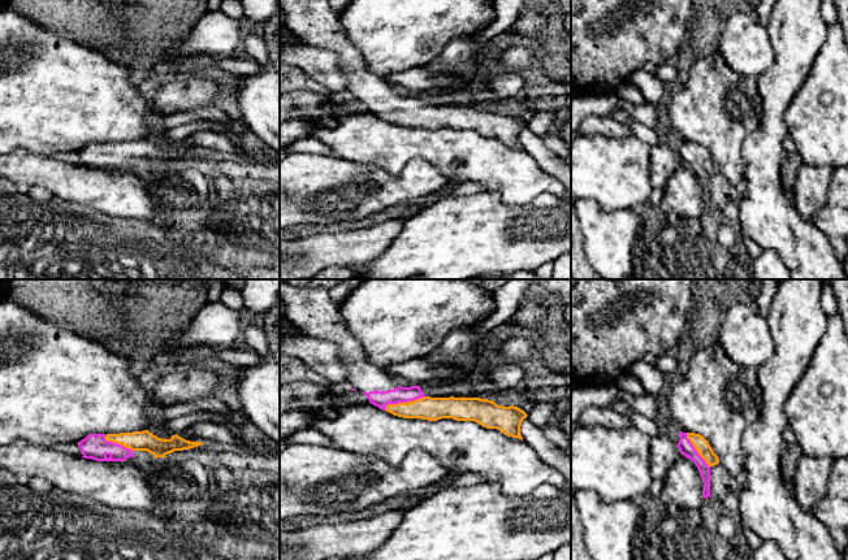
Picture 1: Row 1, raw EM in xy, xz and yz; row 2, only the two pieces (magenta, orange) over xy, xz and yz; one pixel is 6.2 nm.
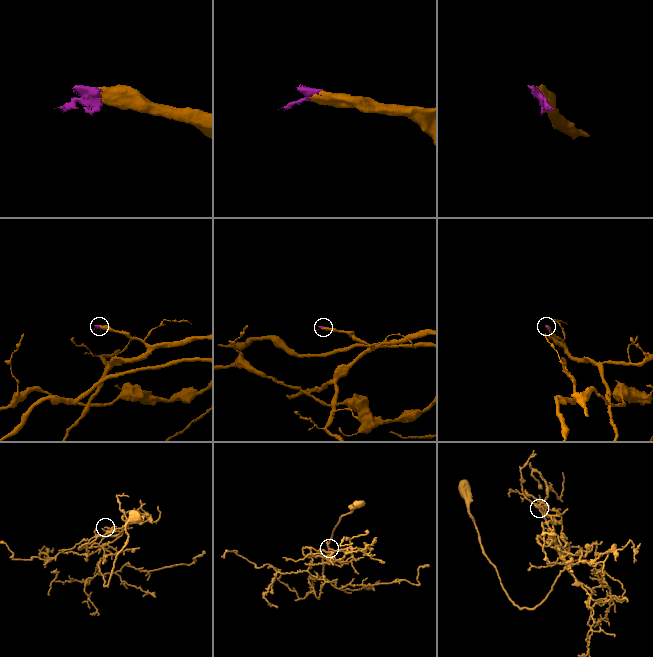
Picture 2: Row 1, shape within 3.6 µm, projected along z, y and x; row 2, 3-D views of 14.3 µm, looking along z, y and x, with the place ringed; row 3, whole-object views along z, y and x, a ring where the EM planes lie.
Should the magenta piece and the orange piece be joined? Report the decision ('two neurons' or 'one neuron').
one neuron

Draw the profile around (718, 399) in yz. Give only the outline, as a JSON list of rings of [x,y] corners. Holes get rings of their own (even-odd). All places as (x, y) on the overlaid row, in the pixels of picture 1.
[[[719,343],[696,351],[688,373],[667,392],[667,404],[678,430],[702,435],[732,477],[744,470],[743,438],[762,411],[758,369],[734,363]]]

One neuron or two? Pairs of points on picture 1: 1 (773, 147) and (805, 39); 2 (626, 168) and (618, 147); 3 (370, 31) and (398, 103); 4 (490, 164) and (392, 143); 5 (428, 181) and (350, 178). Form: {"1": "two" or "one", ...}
{"1": "one", "2": "one", "3": "two", "4": "one", "5": "one"}

